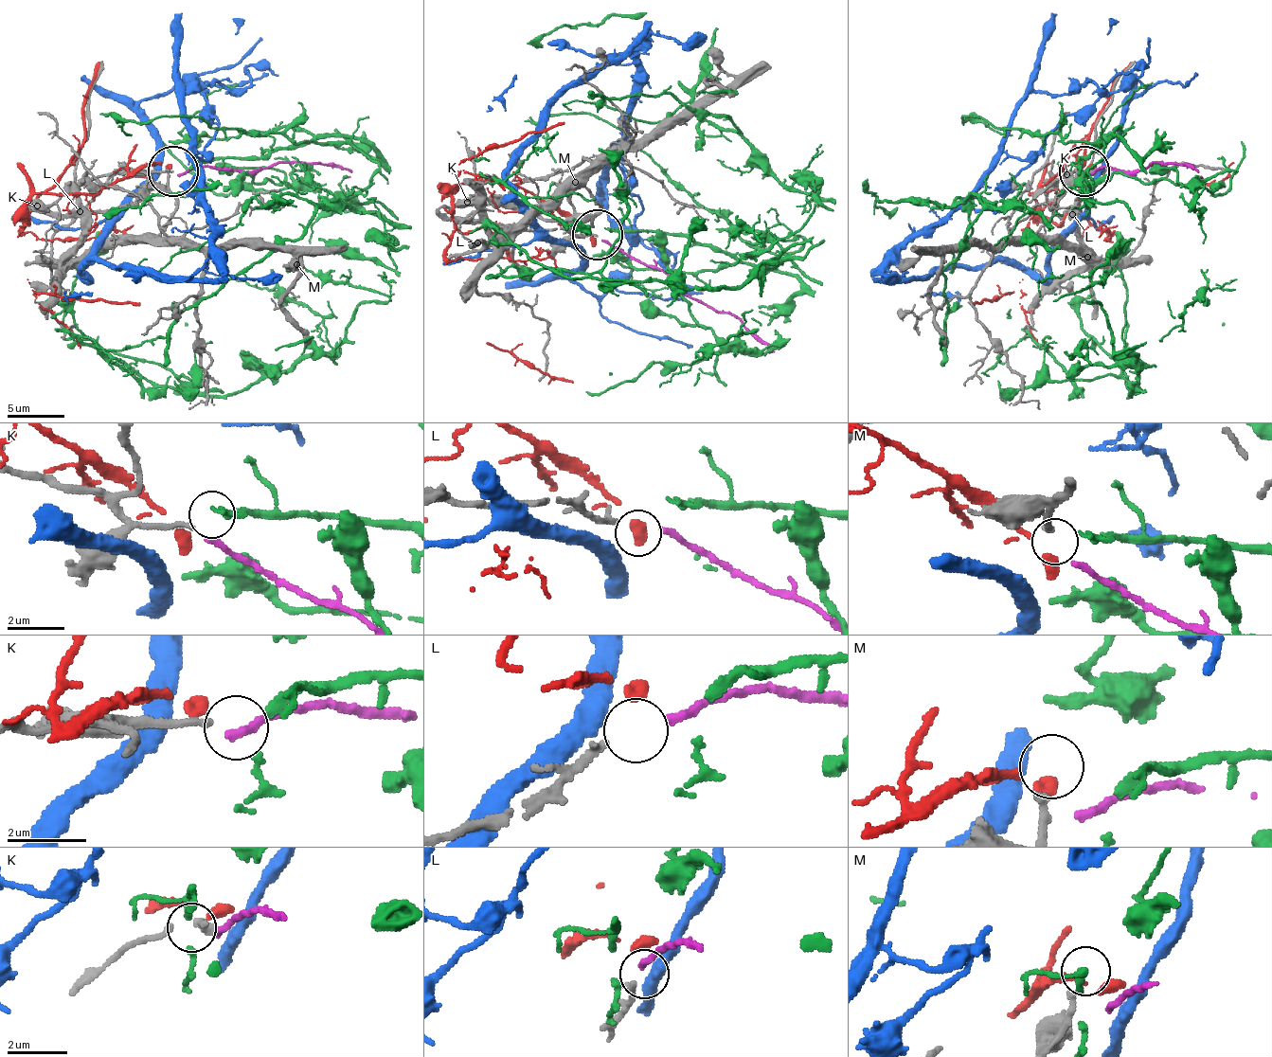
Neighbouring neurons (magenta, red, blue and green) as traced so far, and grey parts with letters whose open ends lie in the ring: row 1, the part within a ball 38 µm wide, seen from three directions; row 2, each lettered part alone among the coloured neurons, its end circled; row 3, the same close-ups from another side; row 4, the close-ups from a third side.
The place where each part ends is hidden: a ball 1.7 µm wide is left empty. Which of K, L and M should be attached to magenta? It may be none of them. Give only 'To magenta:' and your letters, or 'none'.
To magenta: L

